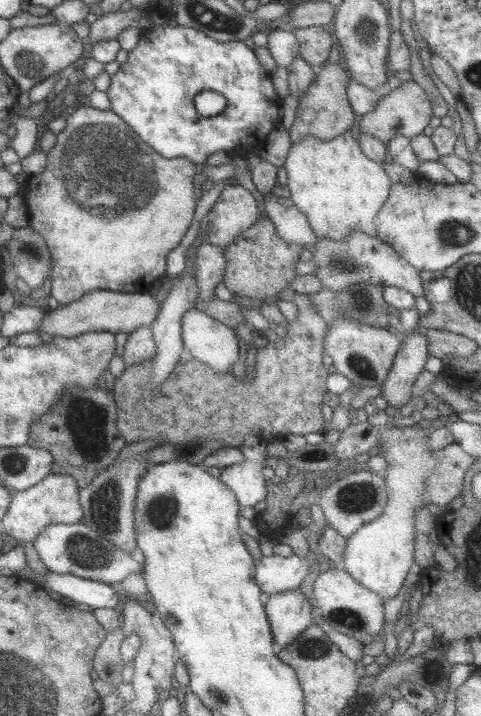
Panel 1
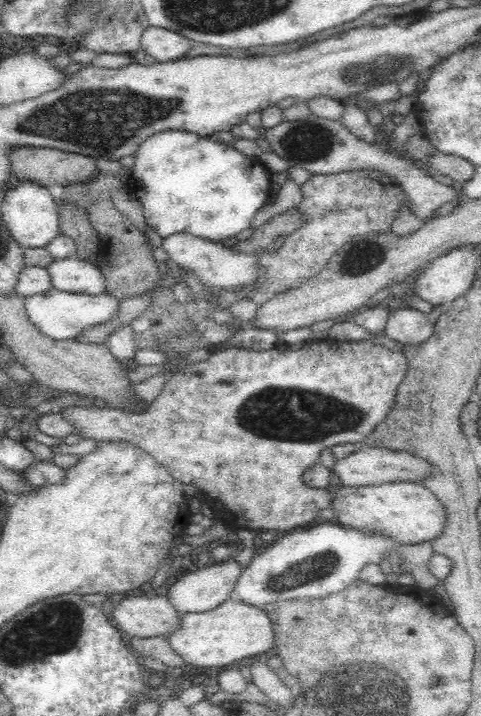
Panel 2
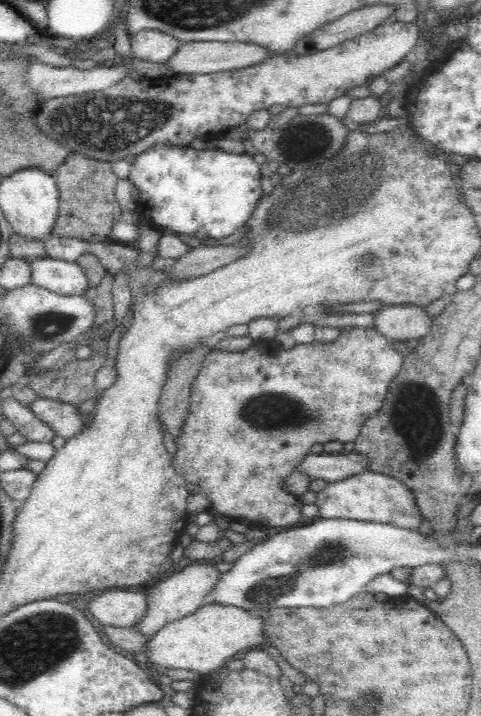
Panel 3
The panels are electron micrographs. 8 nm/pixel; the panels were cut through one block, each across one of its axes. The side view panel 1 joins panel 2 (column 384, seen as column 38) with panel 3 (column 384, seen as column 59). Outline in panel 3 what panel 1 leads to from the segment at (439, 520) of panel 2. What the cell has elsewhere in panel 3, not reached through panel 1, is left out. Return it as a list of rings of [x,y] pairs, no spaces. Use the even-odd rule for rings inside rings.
[[[372,472],[354,474],[338,482],[328,482],[319,492],[314,504],[318,505],[318,514],[325,519],[347,518],[352,520],[376,522],[400,529],[419,530],[421,515],[414,493],[404,483],[395,478]]]

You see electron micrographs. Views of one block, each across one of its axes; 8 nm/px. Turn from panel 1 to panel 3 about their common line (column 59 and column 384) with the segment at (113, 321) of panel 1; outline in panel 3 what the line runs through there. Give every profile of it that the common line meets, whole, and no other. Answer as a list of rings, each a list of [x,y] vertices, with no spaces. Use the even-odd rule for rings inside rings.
[[[413,304],[384,305],[374,313],[374,330],[388,341],[404,345],[428,334],[432,317],[425,309]]]

